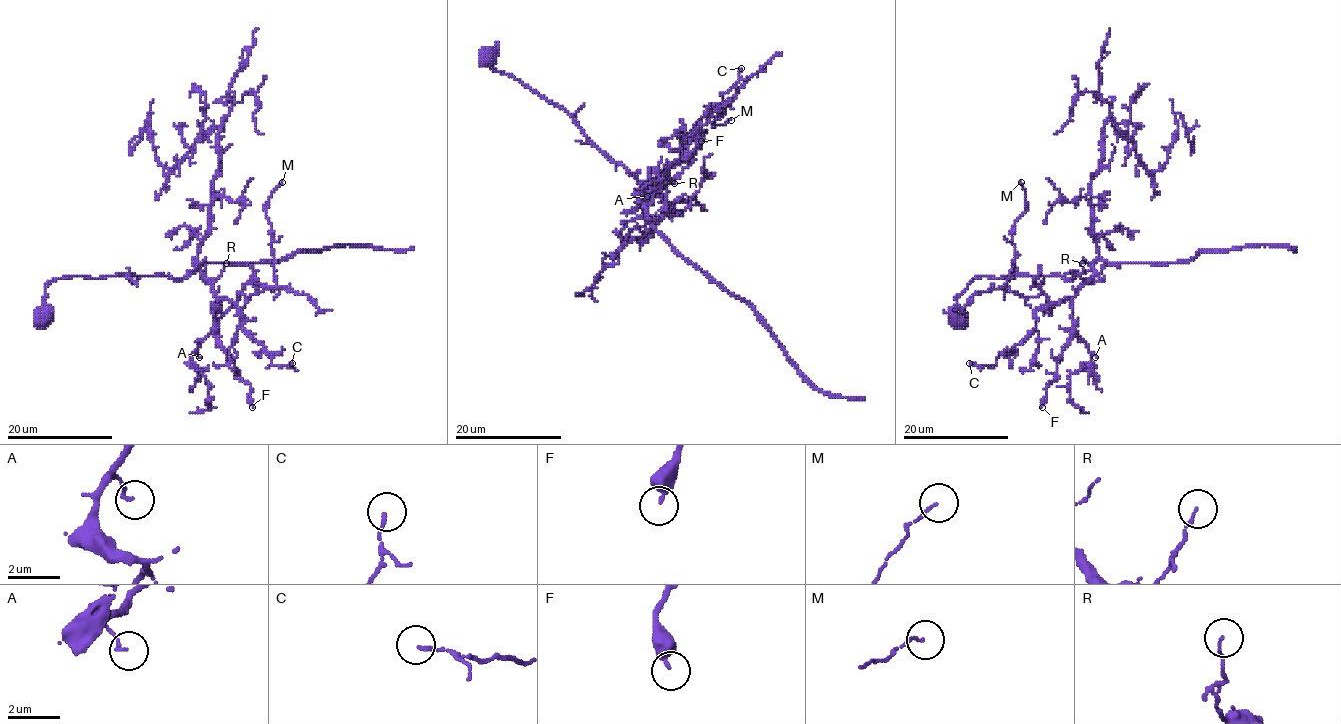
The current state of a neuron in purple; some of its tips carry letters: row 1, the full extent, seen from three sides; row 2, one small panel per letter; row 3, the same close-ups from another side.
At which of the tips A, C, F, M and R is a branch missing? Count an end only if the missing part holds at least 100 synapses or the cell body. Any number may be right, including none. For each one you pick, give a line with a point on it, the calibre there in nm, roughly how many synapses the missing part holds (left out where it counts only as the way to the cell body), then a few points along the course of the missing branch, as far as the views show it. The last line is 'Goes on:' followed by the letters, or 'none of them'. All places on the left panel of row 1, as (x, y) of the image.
Goes on: none of them

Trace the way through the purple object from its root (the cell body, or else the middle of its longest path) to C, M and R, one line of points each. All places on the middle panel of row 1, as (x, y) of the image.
C: (488, 55), (495, 69), (558, 104), (647, 195), (741, 68)
M: (488, 55), (495, 69), (558, 104), (647, 195), (713, 108), (725, 104), (717, 125), (731, 120)
R: (488, 55), (495, 69), (558, 104), (596, 147), (636, 180), (644, 193), (651, 195), (663, 183), (674, 183)

